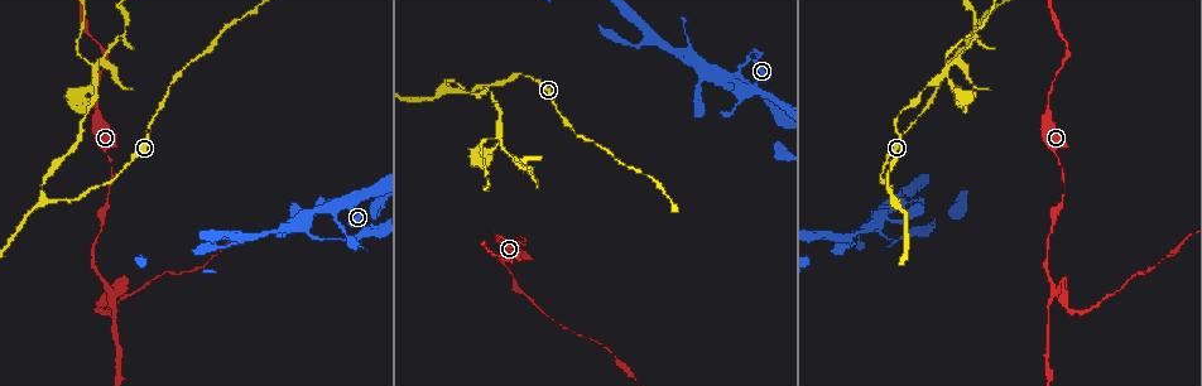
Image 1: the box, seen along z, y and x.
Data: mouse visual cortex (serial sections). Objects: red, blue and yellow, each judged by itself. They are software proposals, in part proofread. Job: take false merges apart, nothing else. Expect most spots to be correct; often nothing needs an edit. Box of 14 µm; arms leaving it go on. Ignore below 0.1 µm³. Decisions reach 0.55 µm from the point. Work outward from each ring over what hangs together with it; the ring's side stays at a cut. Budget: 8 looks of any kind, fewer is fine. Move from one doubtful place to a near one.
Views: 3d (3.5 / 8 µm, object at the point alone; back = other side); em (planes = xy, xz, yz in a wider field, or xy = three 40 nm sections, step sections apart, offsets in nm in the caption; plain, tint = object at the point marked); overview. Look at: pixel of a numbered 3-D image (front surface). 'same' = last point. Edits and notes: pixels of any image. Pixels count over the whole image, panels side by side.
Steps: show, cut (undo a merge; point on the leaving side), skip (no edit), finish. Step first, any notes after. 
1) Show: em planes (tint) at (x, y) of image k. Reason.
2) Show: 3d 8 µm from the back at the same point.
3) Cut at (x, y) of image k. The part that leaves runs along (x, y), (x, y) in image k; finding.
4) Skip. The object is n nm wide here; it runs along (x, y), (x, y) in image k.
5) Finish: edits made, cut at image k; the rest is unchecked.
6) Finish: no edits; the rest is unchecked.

Show: 3d 8 µm at (304, 230) of image 1. Thin neck.

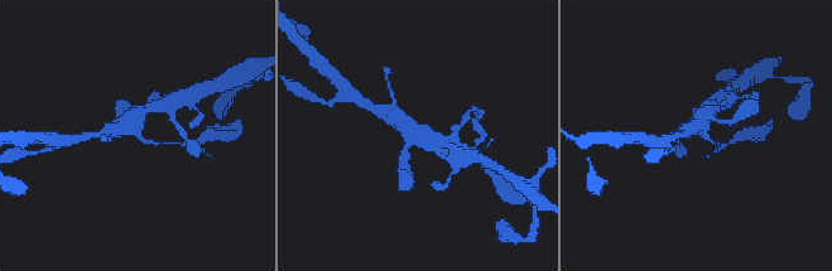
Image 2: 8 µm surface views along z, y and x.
Show: 3d 3.5 µm at (134, 129) of image 2.

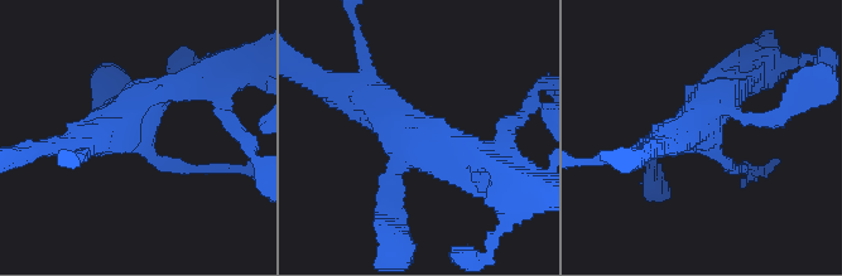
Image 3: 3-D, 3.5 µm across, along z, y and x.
Show: em planes (tint) at (132, 136) of image 3. Need the tissue.

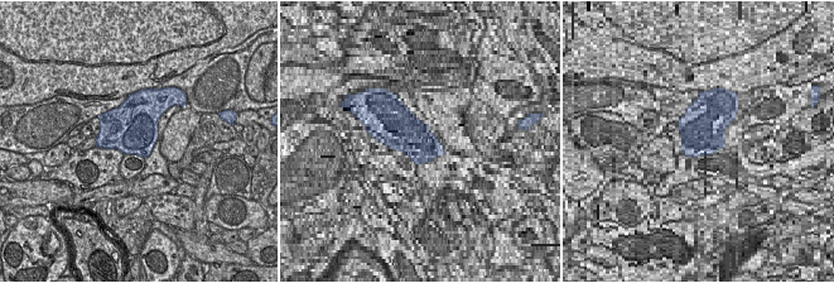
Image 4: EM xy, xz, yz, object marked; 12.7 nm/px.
Skip. The arms are 150, 200, 300, 350 nm wide; all the same cell.

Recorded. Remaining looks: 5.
Show: 3d 3.5 µm at (1052, 287) of image 1. Side arm on a straight run.

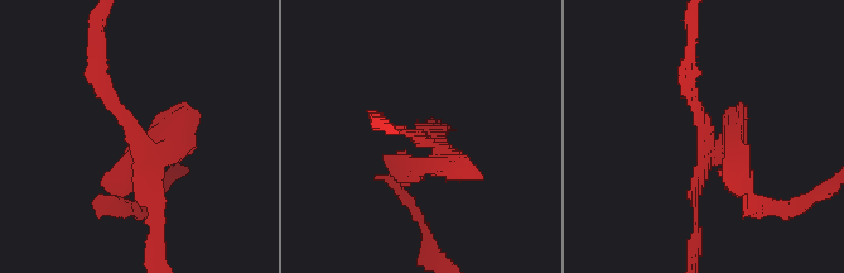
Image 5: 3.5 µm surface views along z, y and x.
Show: em planes (tint) at (703, 132) of image 5.

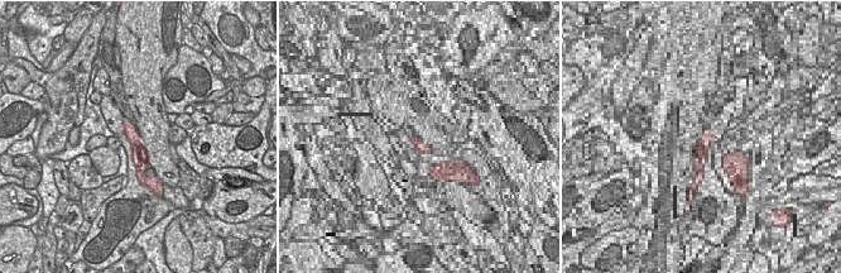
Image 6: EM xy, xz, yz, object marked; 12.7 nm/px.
Show: em xy step 3 (tint) at the same point.

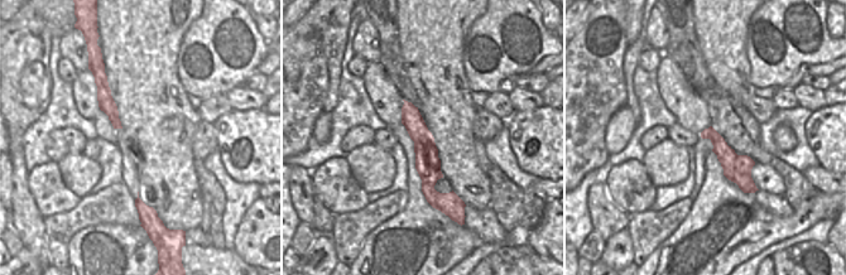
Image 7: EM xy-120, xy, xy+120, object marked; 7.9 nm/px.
Cut at (126, 190) of image 5. The part that leaves runs along (717, 151), (733, 143), (746, 194), (775, 205) in image 5; two cells meet here.

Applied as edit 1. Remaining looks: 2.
Finish: edits made, cut at image 5; the rest is unchecked.

